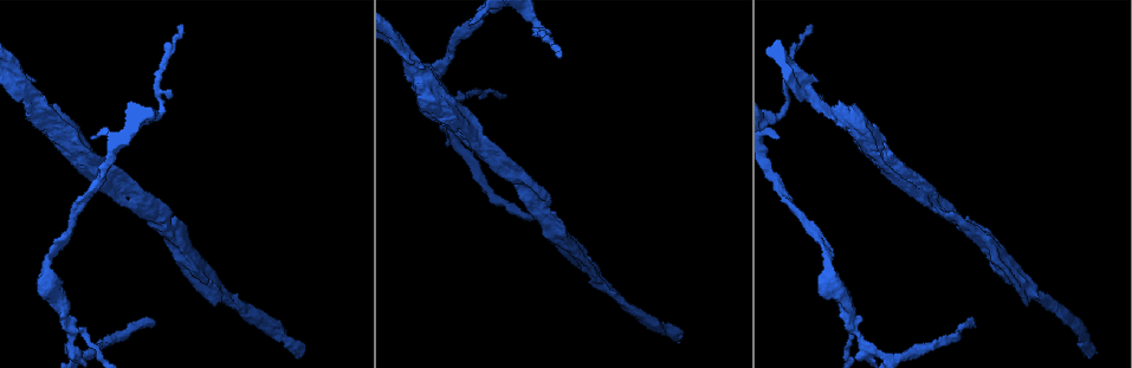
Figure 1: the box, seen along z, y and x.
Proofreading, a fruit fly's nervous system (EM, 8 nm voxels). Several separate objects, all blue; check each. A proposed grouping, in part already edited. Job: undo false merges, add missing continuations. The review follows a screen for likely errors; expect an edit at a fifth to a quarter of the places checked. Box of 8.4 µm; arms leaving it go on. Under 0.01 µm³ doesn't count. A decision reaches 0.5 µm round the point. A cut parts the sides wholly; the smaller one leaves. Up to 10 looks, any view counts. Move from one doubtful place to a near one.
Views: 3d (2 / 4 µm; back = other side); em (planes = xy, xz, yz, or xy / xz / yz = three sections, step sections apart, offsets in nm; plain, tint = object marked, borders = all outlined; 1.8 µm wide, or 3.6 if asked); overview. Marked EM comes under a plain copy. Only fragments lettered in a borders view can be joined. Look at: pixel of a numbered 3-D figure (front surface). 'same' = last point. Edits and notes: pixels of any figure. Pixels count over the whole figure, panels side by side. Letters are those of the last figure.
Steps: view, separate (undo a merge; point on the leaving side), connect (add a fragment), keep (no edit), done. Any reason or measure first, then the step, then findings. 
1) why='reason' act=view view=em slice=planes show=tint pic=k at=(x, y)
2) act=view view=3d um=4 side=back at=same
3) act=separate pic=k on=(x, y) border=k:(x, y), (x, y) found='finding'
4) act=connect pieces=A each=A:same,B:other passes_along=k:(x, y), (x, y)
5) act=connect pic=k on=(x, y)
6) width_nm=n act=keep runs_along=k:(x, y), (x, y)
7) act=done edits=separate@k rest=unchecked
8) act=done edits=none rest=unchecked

why='free end' act=view view=3d um=4 pic=1 at=(779, 135)

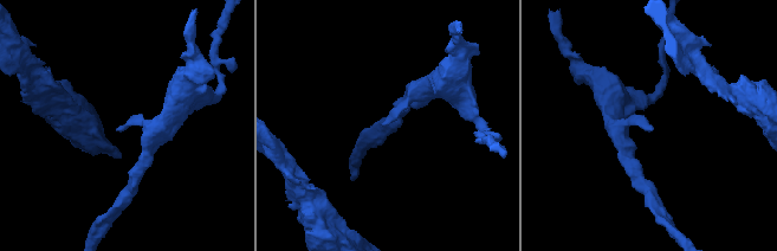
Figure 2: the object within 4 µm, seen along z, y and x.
why='shape alone is not enough' act=view view=em slice=xy step=16 show=tint pic=2 at=(650, 130)

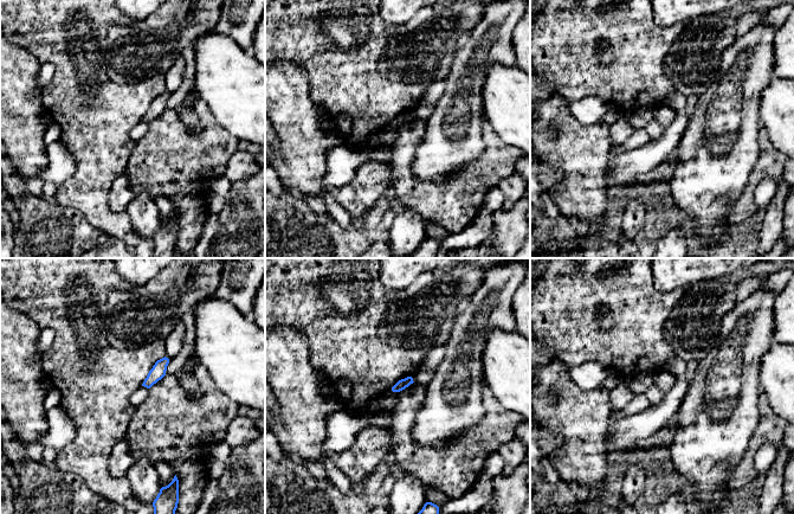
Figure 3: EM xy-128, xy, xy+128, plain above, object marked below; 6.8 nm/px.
act=view view=em slice=xy step=16 show=borders at=same

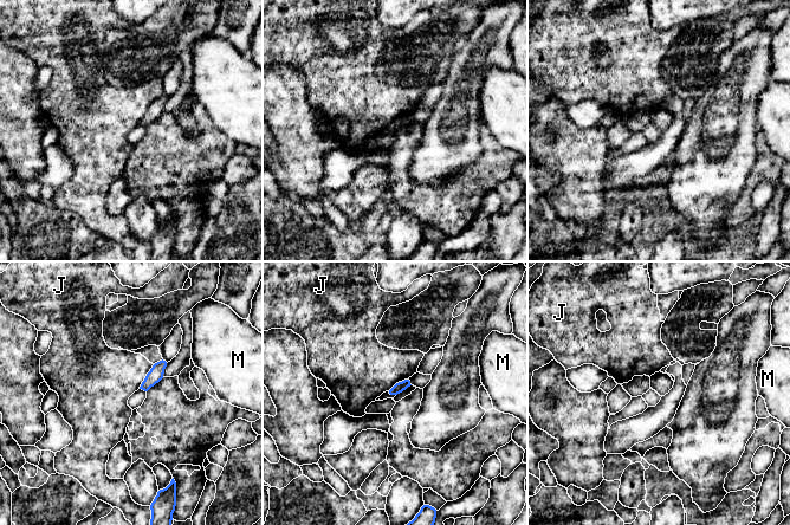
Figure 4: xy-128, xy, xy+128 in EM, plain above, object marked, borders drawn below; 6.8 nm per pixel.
act=keep each=J:other,M:other border=4:(154, 364), (138, 388) found='none of them fits'

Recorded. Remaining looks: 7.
why='a narrow waist' act=view view=em slice=planes show=borders pic=1 at=(33, 106)

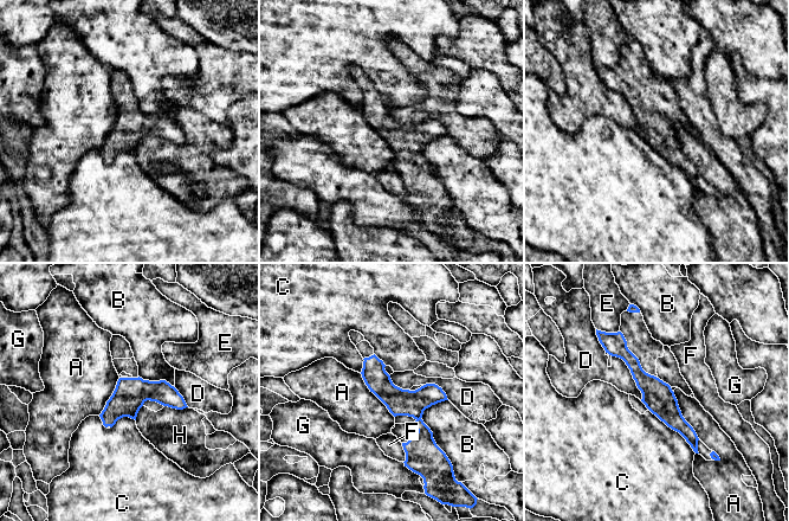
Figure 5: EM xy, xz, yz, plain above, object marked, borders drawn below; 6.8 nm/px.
width_nm=180 act=keep each=A:other,B:other,C:other,D:other,E:other,F:other,G:other,H:other runs_along=5:(612, 341), (694, 445) found='continuous, no second neuron'

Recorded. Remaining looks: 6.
why='thin end' act=view view=em slice=xz step=8 show=tint pic=1 at=(534, 220)

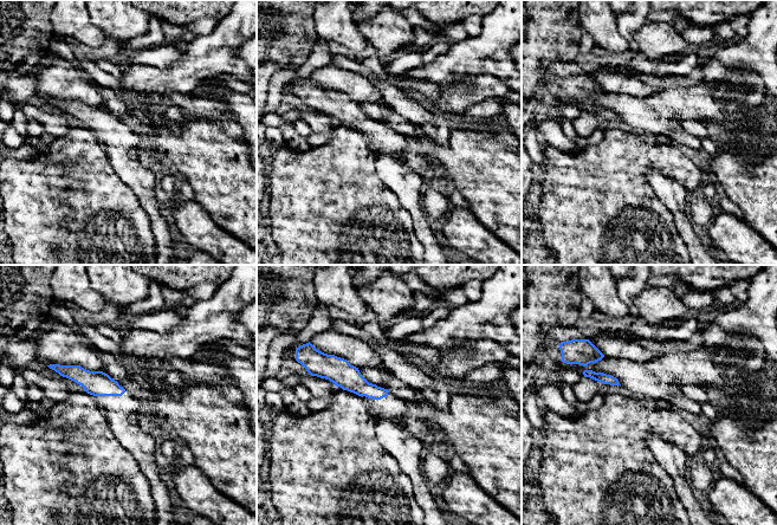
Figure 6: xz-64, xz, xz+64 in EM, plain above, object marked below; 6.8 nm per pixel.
act=view view=em slice=xz step=8 show=borders at=same

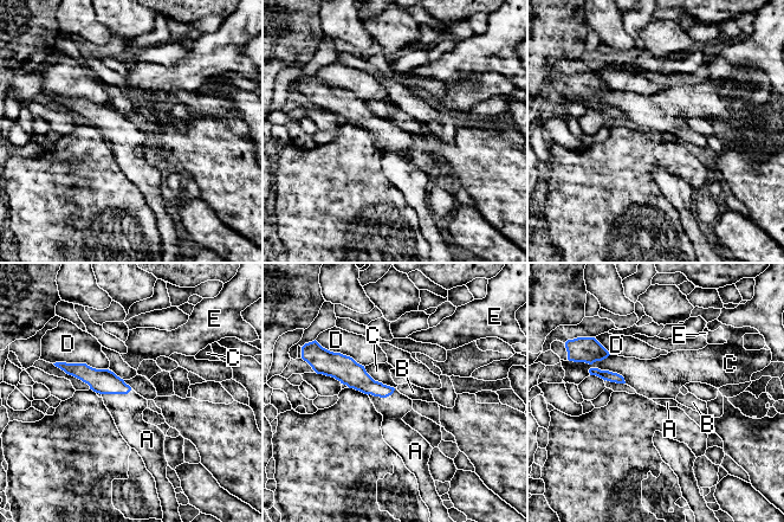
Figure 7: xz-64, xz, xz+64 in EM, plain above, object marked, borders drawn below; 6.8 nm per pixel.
width_nm=100 act=connect pieces=A each=A:same,B:other,C:other,D:other,E:other passes_along=7:(103, 381), (116, 393), (127, 410) found='it goes on there'

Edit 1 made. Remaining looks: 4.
why='three-way junction' act=view view=3d um=4 pic=1 at=(857, 327)

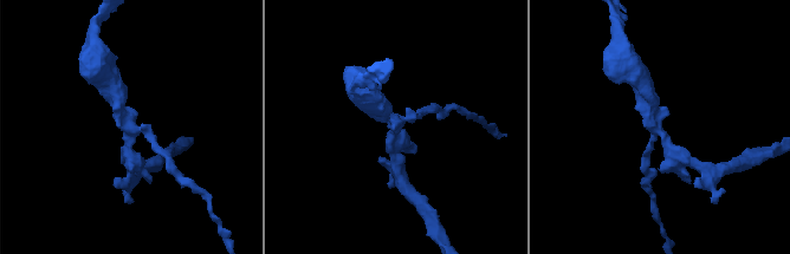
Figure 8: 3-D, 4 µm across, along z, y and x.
why='shape alone is not enough' act=view view=em slice=yz step=8 show=tint pic=8 at=(397, 123)

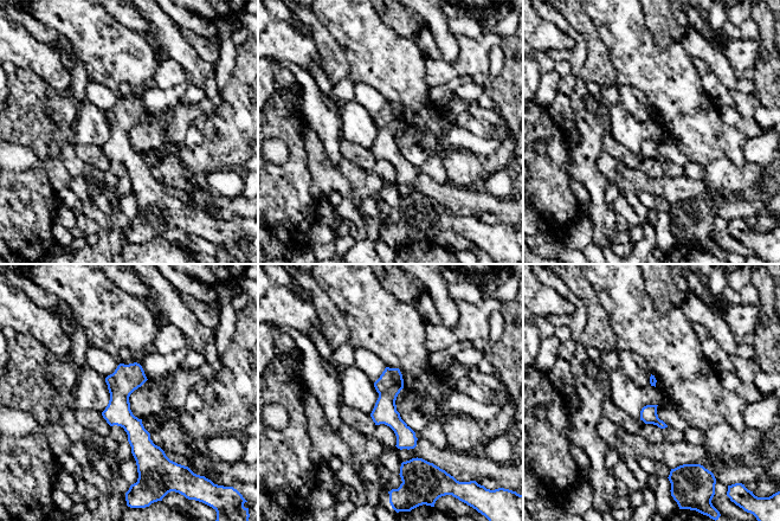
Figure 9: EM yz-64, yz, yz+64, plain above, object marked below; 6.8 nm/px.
act=view view=em slice=xz step=8 show=borders at=same

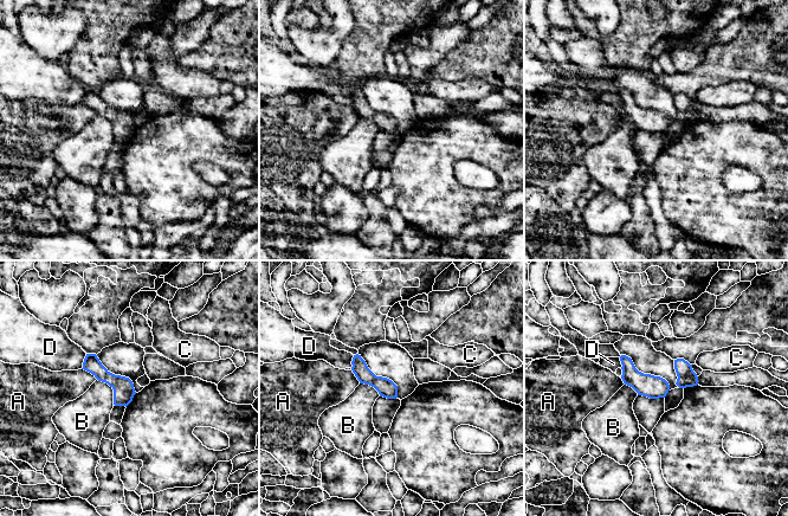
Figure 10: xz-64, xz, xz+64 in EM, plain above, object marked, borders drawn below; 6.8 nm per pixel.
arms=3 act=keep each=A:other,B:other,C:other,D:other border=10:(97, 379), (112, 389), (114, 404) found='all the same neuron'

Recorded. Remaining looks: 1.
act=done edits=connect@7 rest=unchecked

